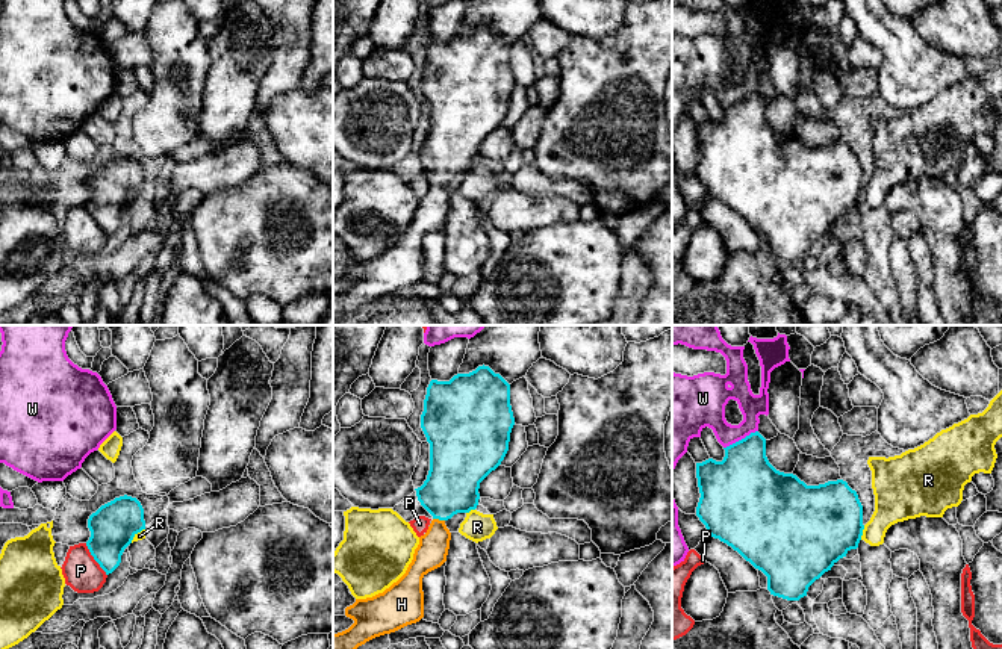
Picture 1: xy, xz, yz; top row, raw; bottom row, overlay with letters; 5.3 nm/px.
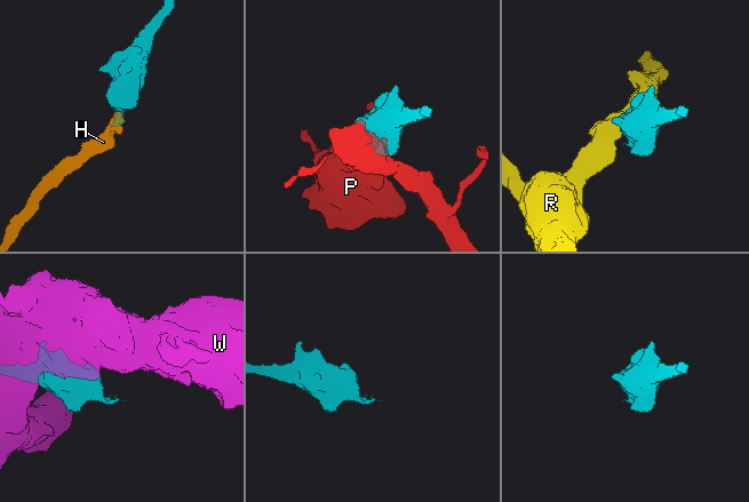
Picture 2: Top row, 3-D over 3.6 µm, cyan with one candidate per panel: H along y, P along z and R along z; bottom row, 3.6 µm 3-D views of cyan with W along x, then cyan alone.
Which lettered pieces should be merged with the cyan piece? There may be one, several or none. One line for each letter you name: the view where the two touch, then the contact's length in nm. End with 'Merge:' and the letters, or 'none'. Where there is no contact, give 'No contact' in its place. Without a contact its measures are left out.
H: Touches cyan in xz. Shared border 70 nm
Merge: H

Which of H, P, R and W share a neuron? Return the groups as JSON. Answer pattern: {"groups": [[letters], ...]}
{"groups": [["H"], ["P"], ["R"], ["W"]]}

